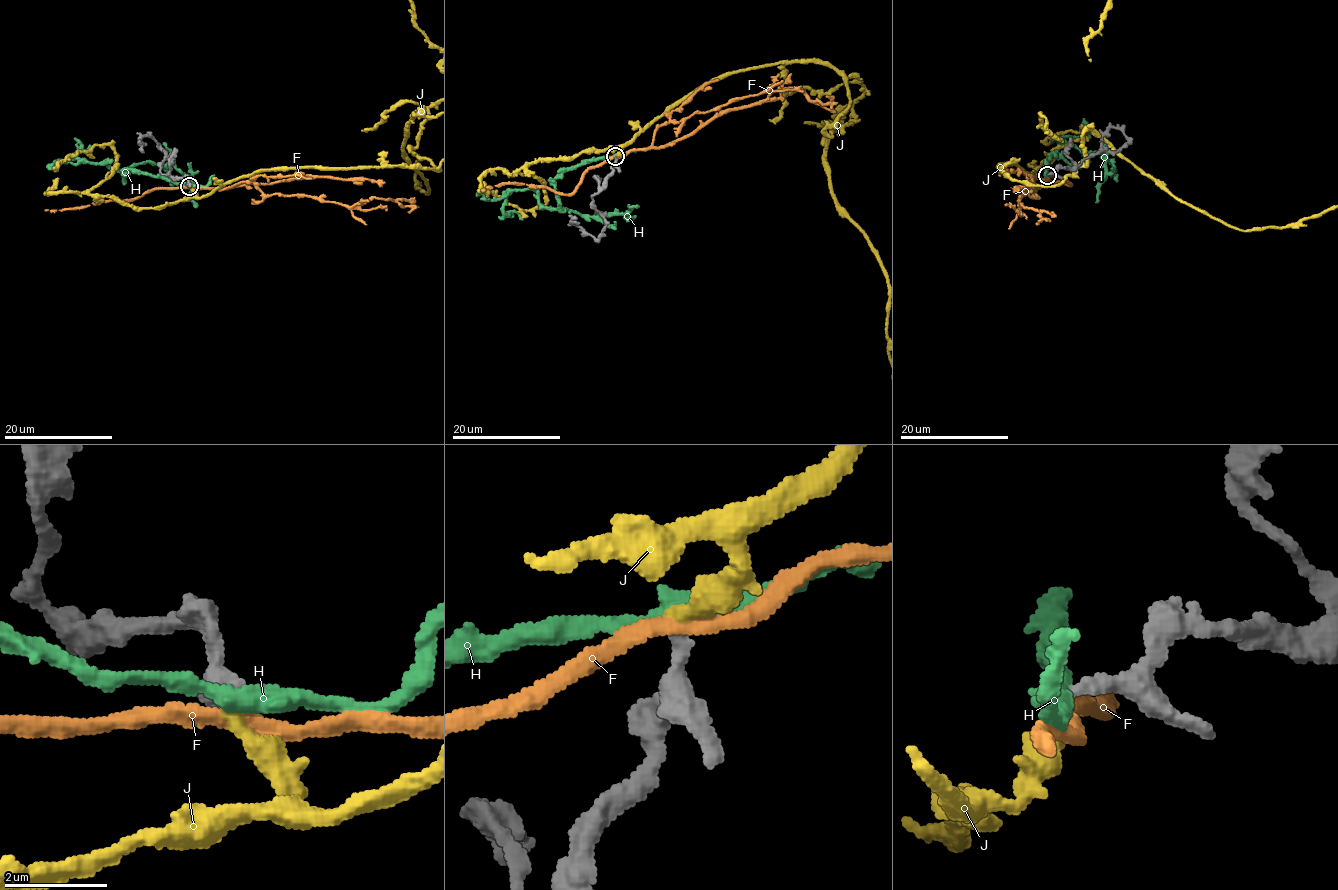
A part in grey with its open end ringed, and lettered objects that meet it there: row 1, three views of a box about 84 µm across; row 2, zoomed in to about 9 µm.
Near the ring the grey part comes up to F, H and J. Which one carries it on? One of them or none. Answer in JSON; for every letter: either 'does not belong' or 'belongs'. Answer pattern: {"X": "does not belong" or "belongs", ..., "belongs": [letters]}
{"F": "does not belong", "H": "does not belong", "J": "belongs", "belongs": ["J"]}

